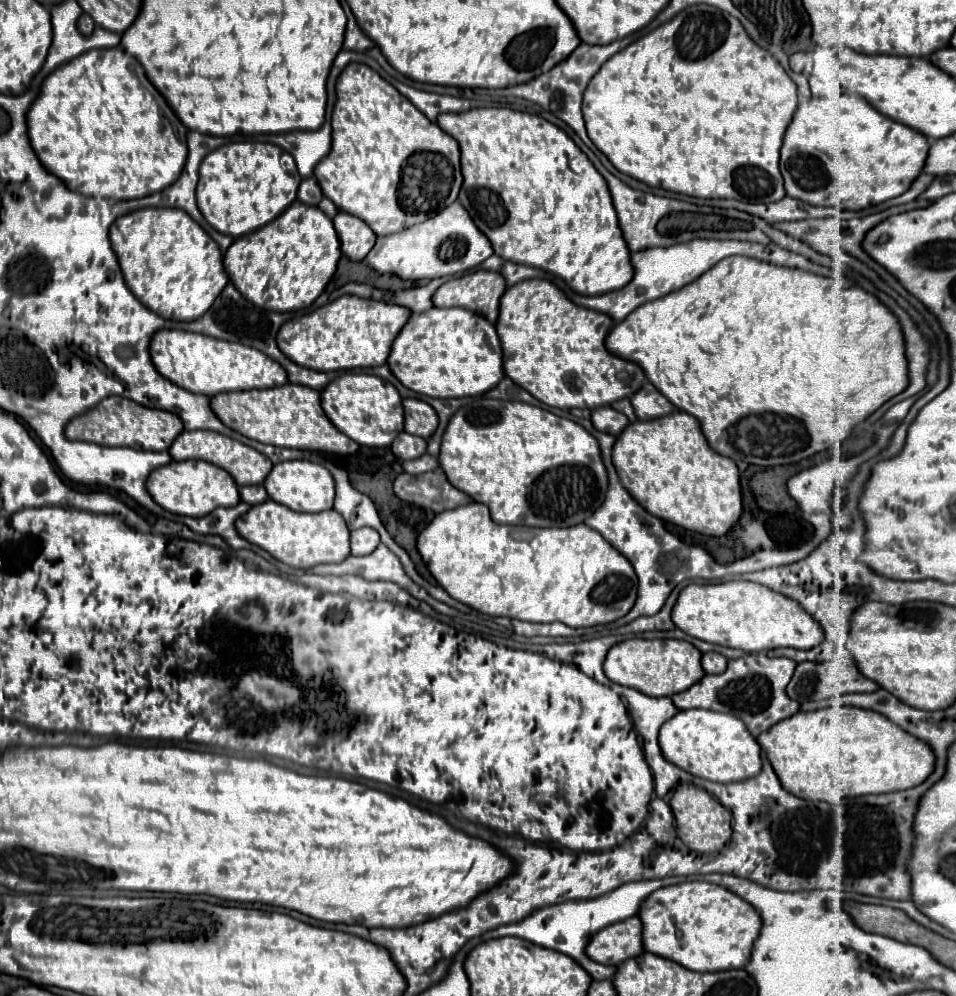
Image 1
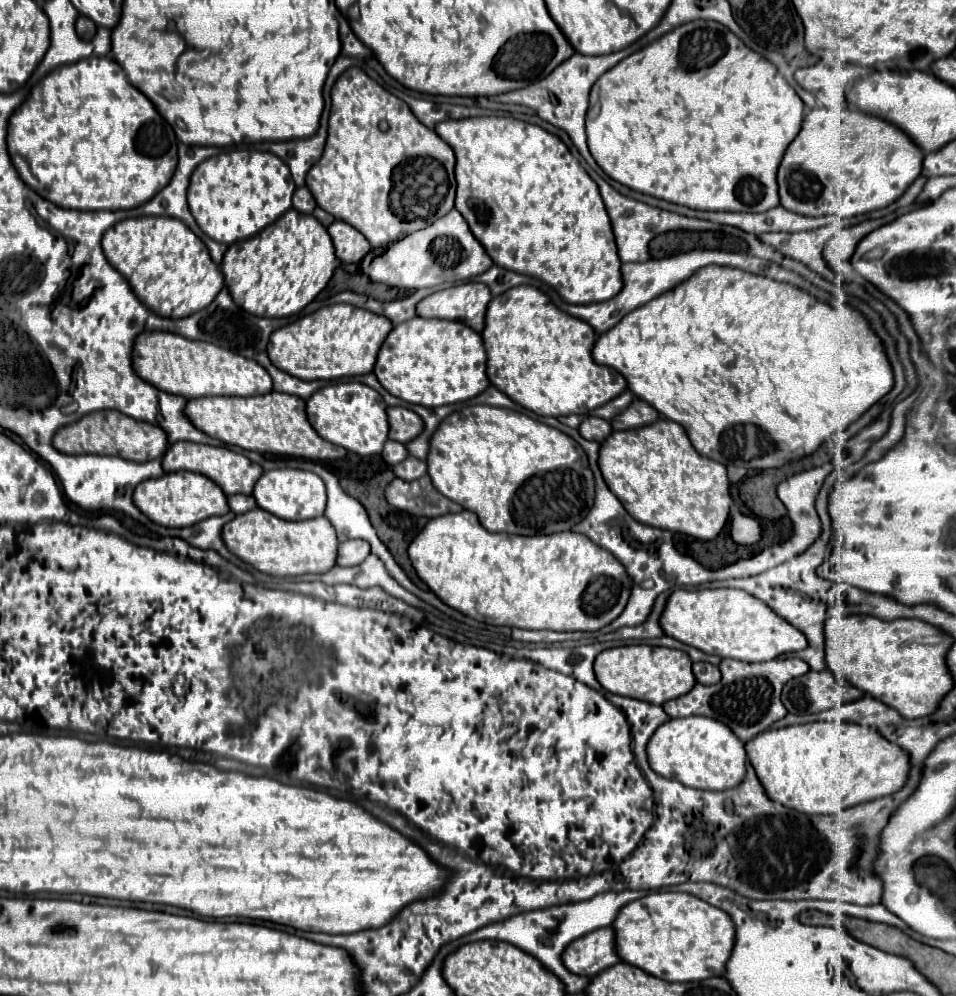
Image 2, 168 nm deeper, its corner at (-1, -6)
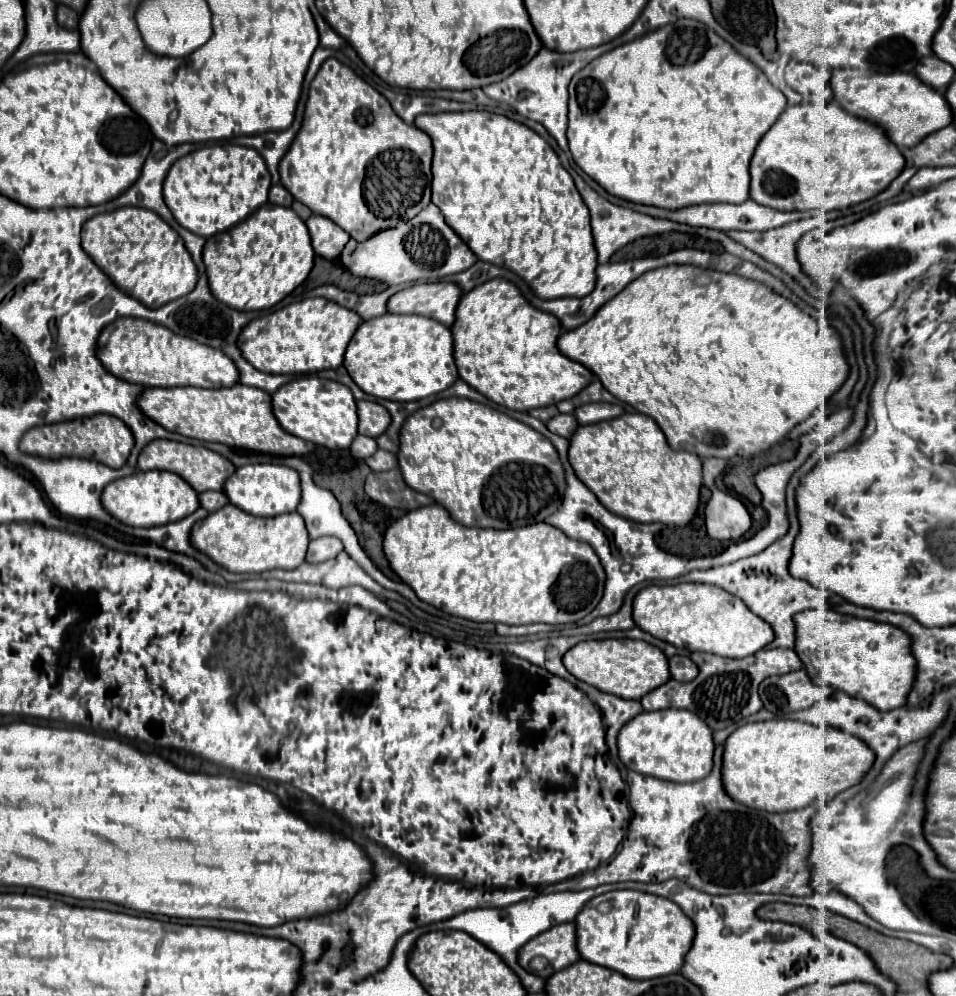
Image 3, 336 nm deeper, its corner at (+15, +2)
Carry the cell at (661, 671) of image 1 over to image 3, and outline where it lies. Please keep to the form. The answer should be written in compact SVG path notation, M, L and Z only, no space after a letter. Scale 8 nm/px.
M588 640L578 642L562 658L566 670L582 682L620 698L640 700L644 694L670 680L664 652L642 640Z

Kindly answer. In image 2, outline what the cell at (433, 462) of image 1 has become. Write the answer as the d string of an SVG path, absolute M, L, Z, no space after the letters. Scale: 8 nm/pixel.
M408 456L404 462L394 466L394 474L402 480L418 480L428 474L428 466L426 466L426 462L418 460L414 456Z

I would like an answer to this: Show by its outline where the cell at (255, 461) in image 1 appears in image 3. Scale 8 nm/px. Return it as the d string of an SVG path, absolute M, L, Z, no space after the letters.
M152 440L148 446L144 446L144 450L138 456L138 470L142 470L142 472L148 472L148 470L174 472L180 478L184 478L200 494L206 490L222 490L226 478L232 476L236 468L230 460L226 460L224 456L220 456L208 448L190 446L190 444L182 444L182 442L174 442L174 440Z

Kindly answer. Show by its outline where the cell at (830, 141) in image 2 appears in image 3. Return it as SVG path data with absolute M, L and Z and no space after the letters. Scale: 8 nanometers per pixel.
M828 102L828 104L822 104L822 106L816 106L816 104L796 104L796 106L788 106L780 118L776 120L776 124L764 134L764 138L760 140L754 156L752 156L752 162L750 162L750 198L754 202L760 202L764 206L772 206L776 210L784 210L784 212L792 212L792 210L824 210L824 212L830 212L830 210L842 210L842 208L848 208L848 206L854 206L854 204L860 204L876 194L880 194L900 172L904 170L904 156L900 154L900 150L888 140L888 136L884 134L884 130L880 130L880 126L868 122L868 120L862 120L862 118L856 118L852 114L848 114L842 106L838 106L836 102Z

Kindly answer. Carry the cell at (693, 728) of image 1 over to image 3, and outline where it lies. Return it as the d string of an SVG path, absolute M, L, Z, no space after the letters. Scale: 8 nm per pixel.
M688 710L640 712L626 722L618 736L618 756L628 770L670 782L694 782L712 770L712 730Z

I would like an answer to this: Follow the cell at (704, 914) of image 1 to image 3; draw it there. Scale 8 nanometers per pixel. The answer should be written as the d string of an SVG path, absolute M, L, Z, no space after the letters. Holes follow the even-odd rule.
M614 890L592 898L584 904L574 924L576 950L582 960L616 970L632 980L676 974L694 938L692 920L674 902L636 890ZM604 900L608 900L608 910L600 912L598 906Z

